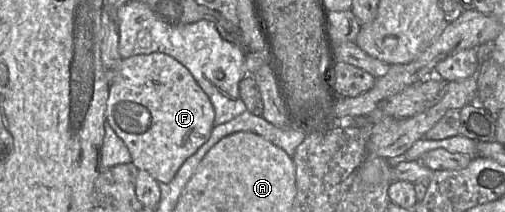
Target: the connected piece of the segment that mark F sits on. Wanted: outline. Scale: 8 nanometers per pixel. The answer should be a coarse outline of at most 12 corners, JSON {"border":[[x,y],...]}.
{"border":[[123,59],[106,121],[132,163],[169,183],[215,111],[190,71]]}

